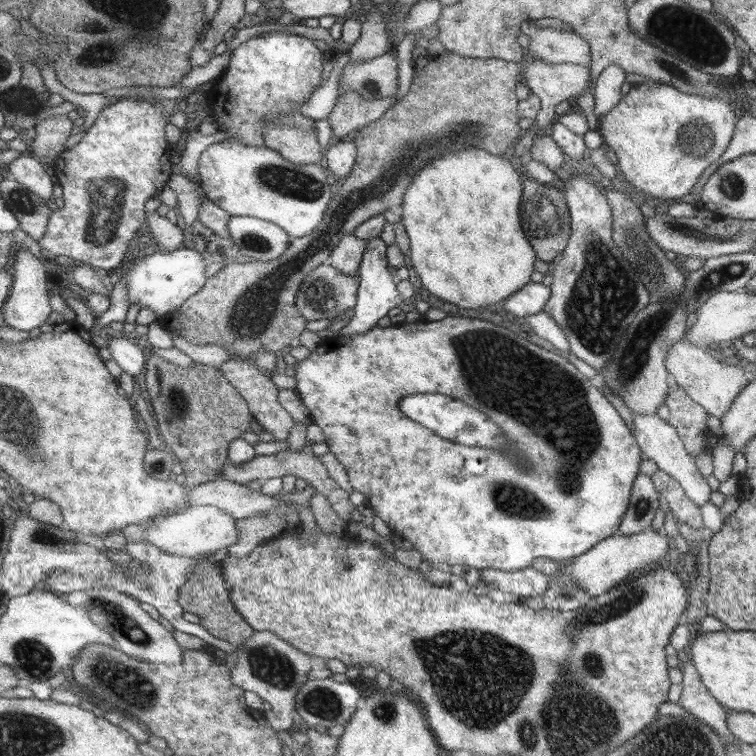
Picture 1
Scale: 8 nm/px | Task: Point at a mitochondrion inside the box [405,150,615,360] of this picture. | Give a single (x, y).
(546, 219)

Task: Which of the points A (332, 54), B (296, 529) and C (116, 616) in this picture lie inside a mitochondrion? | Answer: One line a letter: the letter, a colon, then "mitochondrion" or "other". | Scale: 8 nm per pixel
A: other
B: other
C: mitochondrion

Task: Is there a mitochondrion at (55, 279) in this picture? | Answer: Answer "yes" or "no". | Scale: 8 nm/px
no

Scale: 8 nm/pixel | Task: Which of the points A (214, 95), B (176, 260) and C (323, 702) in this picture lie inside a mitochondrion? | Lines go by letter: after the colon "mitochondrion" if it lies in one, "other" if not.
A: other
B: other
C: mitochondrion

